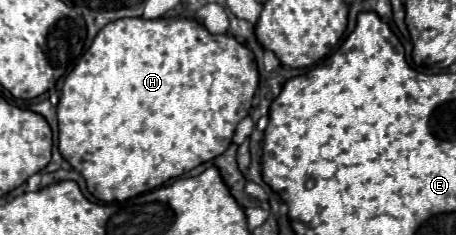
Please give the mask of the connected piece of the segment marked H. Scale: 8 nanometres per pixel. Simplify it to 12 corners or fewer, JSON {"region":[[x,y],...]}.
{"region":[[193,19],[111,21],[59,151],[125,201],[221,155],[255,59]]}

